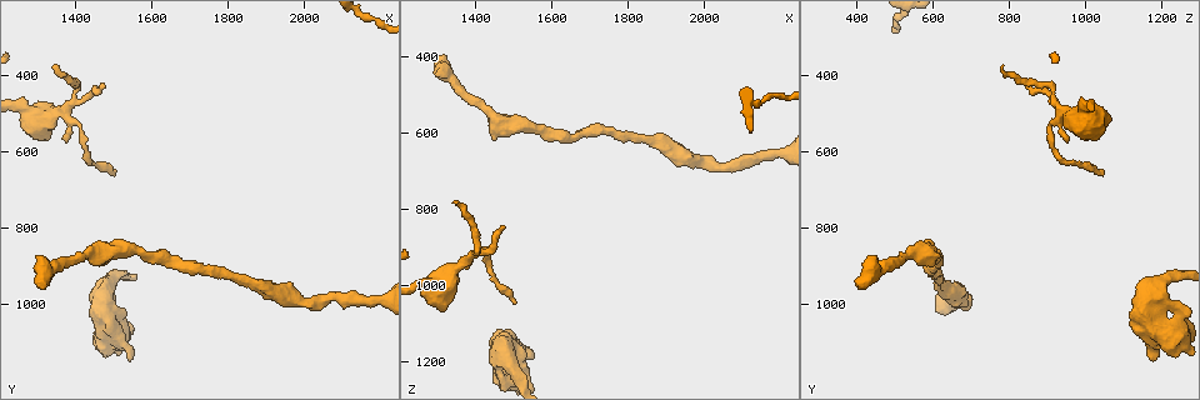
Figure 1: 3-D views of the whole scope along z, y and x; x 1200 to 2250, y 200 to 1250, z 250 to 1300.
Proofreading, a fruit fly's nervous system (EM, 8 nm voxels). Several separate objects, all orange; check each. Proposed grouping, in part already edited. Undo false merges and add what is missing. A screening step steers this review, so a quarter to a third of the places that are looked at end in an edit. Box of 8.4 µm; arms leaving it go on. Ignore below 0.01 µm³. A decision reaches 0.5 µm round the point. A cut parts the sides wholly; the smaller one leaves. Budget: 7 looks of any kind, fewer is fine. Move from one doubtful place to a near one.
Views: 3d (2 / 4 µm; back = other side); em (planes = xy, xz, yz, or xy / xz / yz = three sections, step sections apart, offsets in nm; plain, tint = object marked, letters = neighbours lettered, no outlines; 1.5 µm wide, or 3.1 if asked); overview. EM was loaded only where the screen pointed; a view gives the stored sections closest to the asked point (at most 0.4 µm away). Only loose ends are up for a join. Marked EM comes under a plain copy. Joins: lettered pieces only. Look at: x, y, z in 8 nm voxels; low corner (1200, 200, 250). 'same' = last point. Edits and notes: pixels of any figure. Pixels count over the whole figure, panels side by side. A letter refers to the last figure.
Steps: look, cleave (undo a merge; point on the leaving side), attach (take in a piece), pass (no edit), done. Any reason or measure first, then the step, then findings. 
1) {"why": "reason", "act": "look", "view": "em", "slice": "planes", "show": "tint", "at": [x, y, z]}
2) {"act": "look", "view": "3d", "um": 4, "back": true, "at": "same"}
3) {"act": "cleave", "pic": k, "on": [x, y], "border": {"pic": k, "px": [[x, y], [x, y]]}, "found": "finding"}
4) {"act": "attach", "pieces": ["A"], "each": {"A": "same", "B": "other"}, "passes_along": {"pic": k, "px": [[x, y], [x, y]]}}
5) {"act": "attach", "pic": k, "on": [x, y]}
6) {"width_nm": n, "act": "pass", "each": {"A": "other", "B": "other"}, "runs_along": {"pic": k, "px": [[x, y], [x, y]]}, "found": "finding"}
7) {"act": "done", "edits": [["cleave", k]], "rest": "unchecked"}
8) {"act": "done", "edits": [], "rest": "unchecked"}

{"act": "look", "view": "em", "slice": "planes", "show": "letters", "at": [1470, 420, 855]}

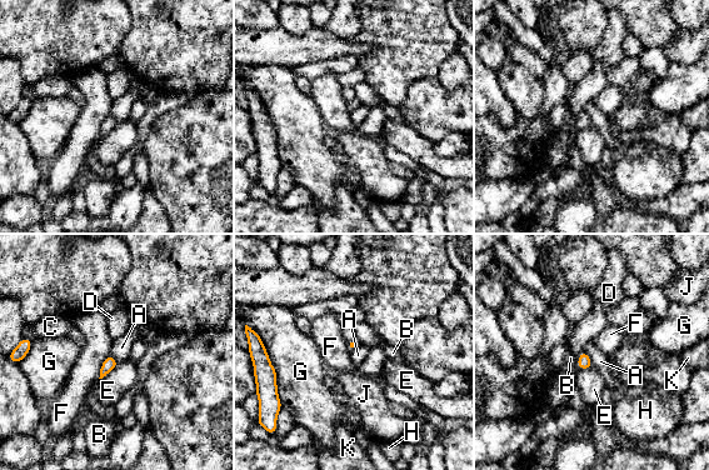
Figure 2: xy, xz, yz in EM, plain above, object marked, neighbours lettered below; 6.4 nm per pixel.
{"act": "pass", "each": {"A": "other", "B": "other", "C": "other", "D": "other", "E": "other", "F": "other", "G": "other", "H": "other", "J": "other", "K": "other"}, "border": {"pic": 2, "px": [[584, 350], [593, 365]]}, "found": "none of them fits"}

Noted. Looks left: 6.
{"why": "sudden change in width", "act": "look", "view": "em", "slice": "yz", "step": 4, "show": "letters", "at": [1510, 920, 1245]}

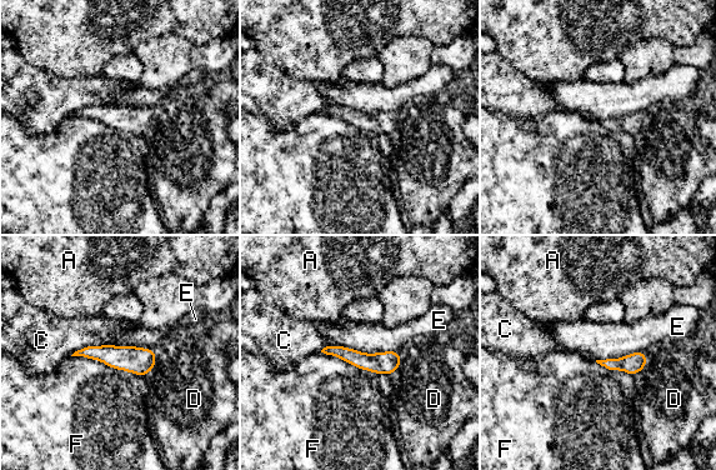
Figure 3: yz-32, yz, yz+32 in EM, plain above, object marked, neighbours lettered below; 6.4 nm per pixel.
{"why": "another direction", "act": "look", "view": "em", "slice": "planes", "show": "letters", "at": "same"}

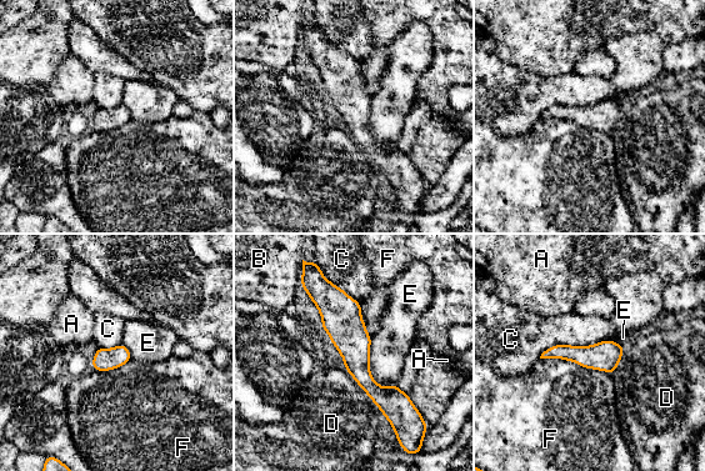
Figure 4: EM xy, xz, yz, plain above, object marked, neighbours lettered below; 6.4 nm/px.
{"act": "pass", "each": {"A": "other", "B": "other", "C": "other", "D": "other", "E": "other", "F": "other"}, "border": {"pic": 4, "px": [[609, 339], [551, 345], [539, 357]]}, "found": "all the same neuron"}

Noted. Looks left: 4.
{"why": "an open end", "act": "look", "view": "3d", "um": 4, "at": [1320, 950, 400]}

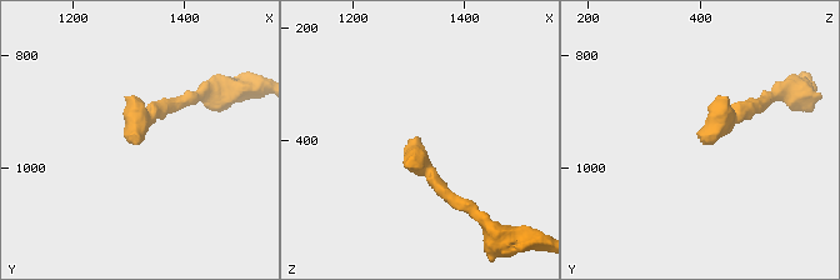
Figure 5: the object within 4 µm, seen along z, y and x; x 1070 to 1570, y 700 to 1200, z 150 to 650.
{"why": "need the tissue", "act": "look", "view": "em", "slice": "planes", "show": "letters", "at": [1320, 950, 400]}

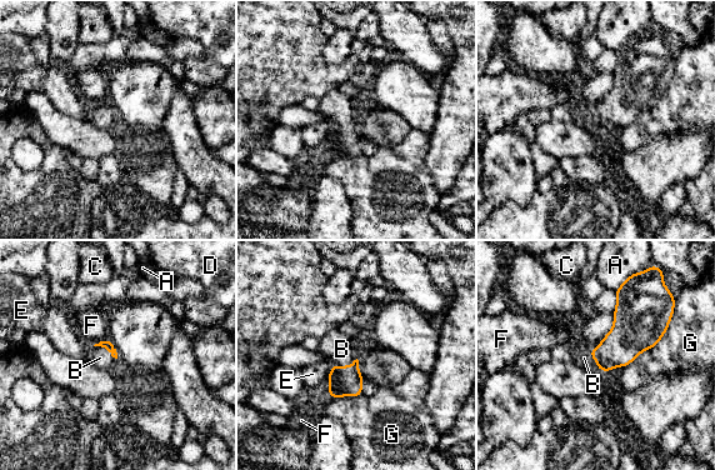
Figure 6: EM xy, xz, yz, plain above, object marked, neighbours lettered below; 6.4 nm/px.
{"act": "attach", "pieces": ["B"], "each": {"A": "other", "B": "same", "C": "other", "D": "other", "E": "other", "F": "other", "G": "other"}, "passes_along": {"pic": 6, "px": [[344, 380], [344, 366], [341, 349]]}, "found": "the neuron continues"}

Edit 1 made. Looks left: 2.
{"act": "done", "edits": [["attach", 6]], "rest": "unchecked"}

